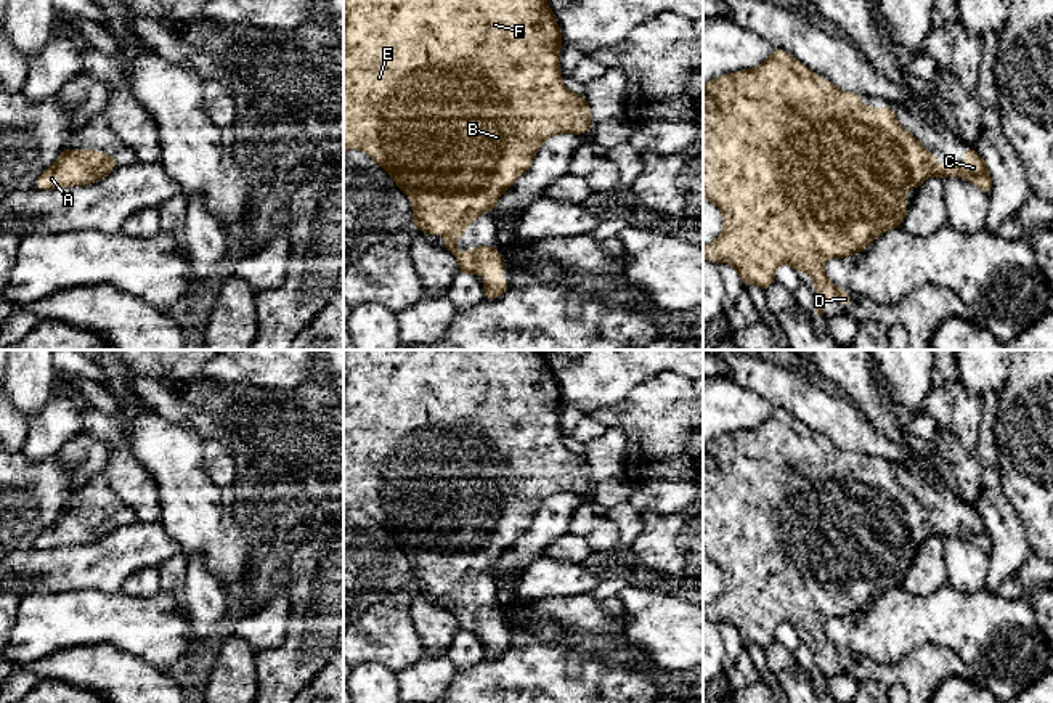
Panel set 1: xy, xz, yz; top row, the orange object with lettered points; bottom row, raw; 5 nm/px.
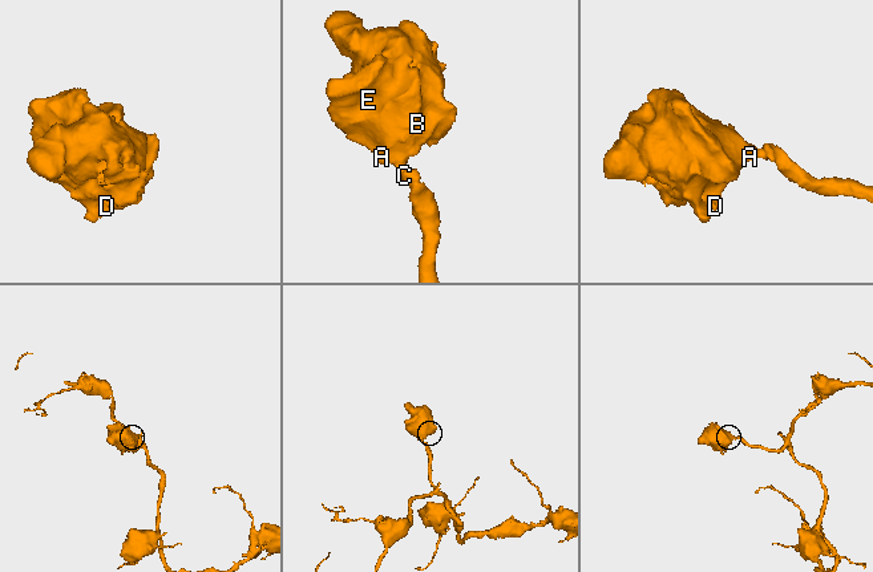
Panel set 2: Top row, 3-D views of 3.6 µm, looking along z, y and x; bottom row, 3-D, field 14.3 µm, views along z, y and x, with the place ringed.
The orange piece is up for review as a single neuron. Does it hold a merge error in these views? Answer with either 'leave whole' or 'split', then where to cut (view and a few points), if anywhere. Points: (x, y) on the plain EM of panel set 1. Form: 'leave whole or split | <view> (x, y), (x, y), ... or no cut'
leave whole | no cut

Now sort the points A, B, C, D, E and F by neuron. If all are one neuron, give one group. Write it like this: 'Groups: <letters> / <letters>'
Groups: A B C D E F

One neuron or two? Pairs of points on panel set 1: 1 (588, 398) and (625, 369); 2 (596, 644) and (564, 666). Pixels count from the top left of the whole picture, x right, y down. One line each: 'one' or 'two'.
1: one
2: two

